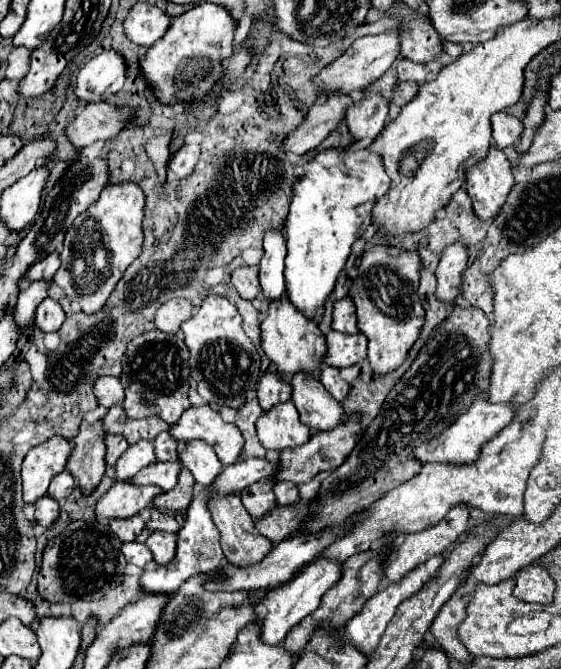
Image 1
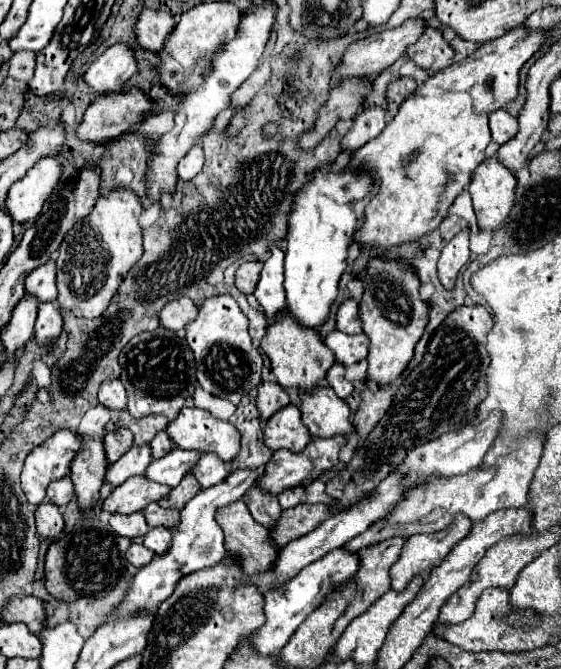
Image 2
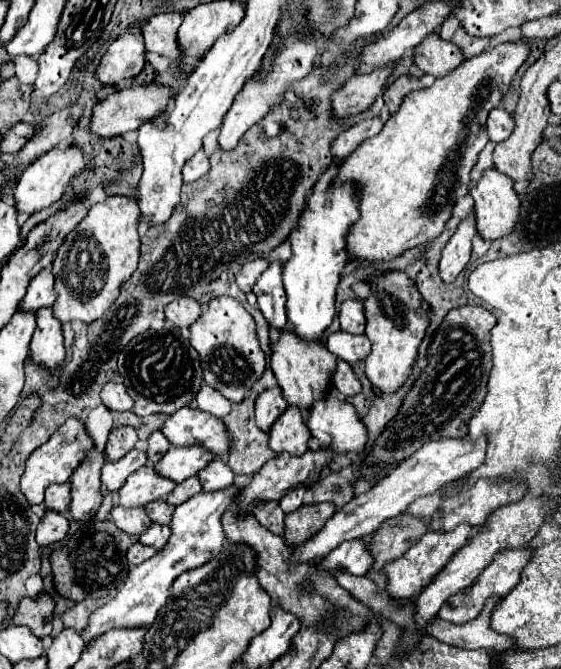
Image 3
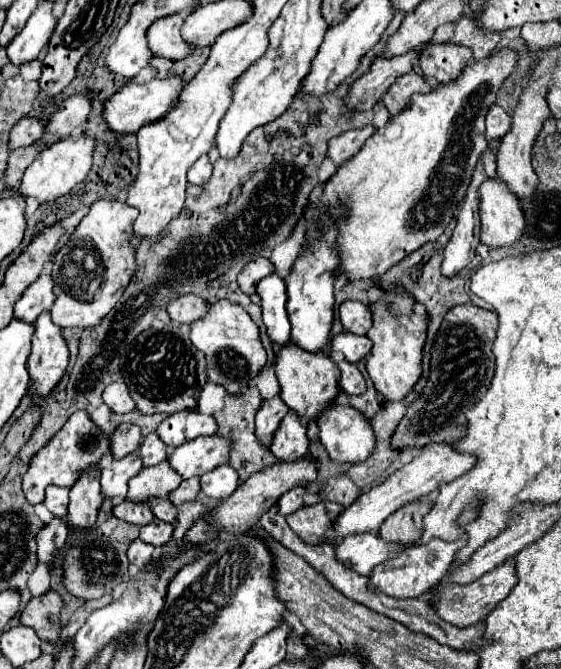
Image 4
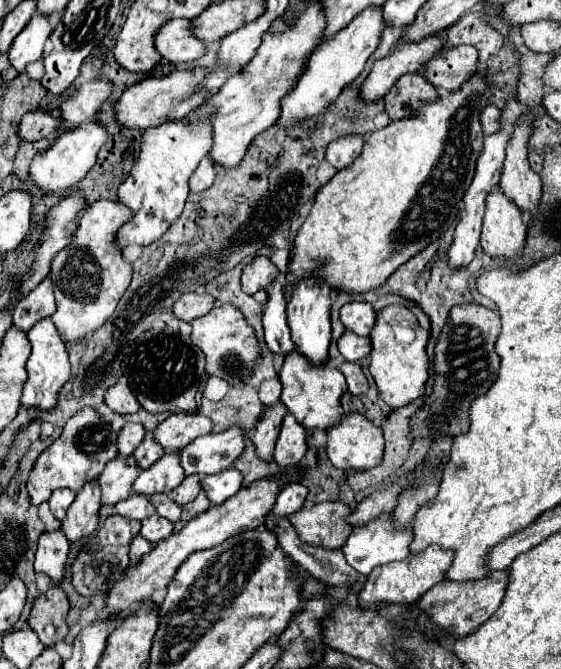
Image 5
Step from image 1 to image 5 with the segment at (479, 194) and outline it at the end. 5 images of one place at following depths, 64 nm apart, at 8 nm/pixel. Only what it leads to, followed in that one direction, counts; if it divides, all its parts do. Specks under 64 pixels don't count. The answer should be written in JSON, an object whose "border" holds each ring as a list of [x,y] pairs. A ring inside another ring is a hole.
{"border":[[[494,188],[486,196],[486,212],[484,212],[484,226],[482,226],[482,248],[492,258],[518,258],[526,242],[526,226],[522,220],[522,212],[516,210],[516,204],[508,200]]]}

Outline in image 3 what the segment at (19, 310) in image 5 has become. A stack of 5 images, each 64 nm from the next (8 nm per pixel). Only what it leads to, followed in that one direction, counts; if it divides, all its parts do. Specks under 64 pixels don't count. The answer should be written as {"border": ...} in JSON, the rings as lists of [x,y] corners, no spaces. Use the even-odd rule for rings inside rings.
{"border":[[[52,266],[40,270],[28,284],[28,292],[20,304],[22,310],[36,312],[42,306],[52,306],[56,300],[54,292],[54,276],[52,276]]]}

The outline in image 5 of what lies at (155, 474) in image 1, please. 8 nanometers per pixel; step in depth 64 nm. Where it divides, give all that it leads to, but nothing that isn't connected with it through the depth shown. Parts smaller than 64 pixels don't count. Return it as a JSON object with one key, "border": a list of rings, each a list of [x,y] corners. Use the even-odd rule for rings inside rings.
{"border":[[[230,428],[220,434],[206,434],[192,440],[180,454],[180,466],[184,474],[216,474],[234,464],[234,460],[244,450],[244,432],[240,428]]]}

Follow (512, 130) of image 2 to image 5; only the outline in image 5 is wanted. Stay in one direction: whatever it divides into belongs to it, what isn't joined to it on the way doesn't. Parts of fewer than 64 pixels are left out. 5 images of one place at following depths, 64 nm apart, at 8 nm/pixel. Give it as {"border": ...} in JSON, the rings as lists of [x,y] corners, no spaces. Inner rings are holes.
{"border":[[[494,104],[486,106],[486,110],[480,116],[480,122],[484,126],[484,136],[490,136],[492,132],[500,130],[500,116],[502,116],[502,110],[498,106]]]}

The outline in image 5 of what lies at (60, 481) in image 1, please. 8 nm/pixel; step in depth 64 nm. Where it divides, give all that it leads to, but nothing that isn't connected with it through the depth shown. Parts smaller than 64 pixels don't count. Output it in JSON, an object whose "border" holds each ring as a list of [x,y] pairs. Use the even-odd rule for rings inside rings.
{"border":[[[58,488],[56,492],[52,492],[48,504],[50,504],[50,510],[52,510],[52,514],[56,516],[56,520],[64,520],[66,510],[68,510],[68,506],[72,504],[72,500],[74,500],[74,492],[72,492],[72,490],[62,490],[62,488]]]}

